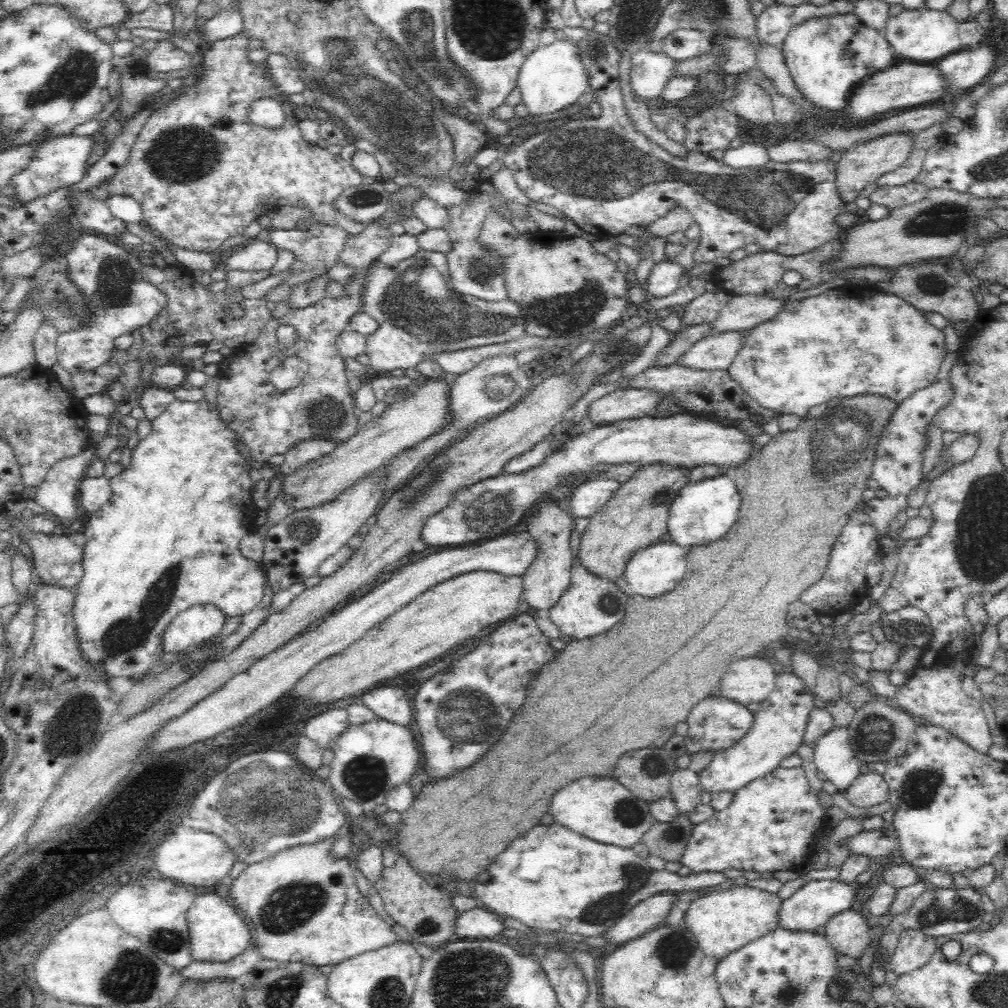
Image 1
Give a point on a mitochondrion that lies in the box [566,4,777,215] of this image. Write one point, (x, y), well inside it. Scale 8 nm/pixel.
(594, 50)

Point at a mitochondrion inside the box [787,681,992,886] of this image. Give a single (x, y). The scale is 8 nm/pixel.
(875, 736)

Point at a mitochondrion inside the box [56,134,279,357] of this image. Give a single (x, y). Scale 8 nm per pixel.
(115, 282)

